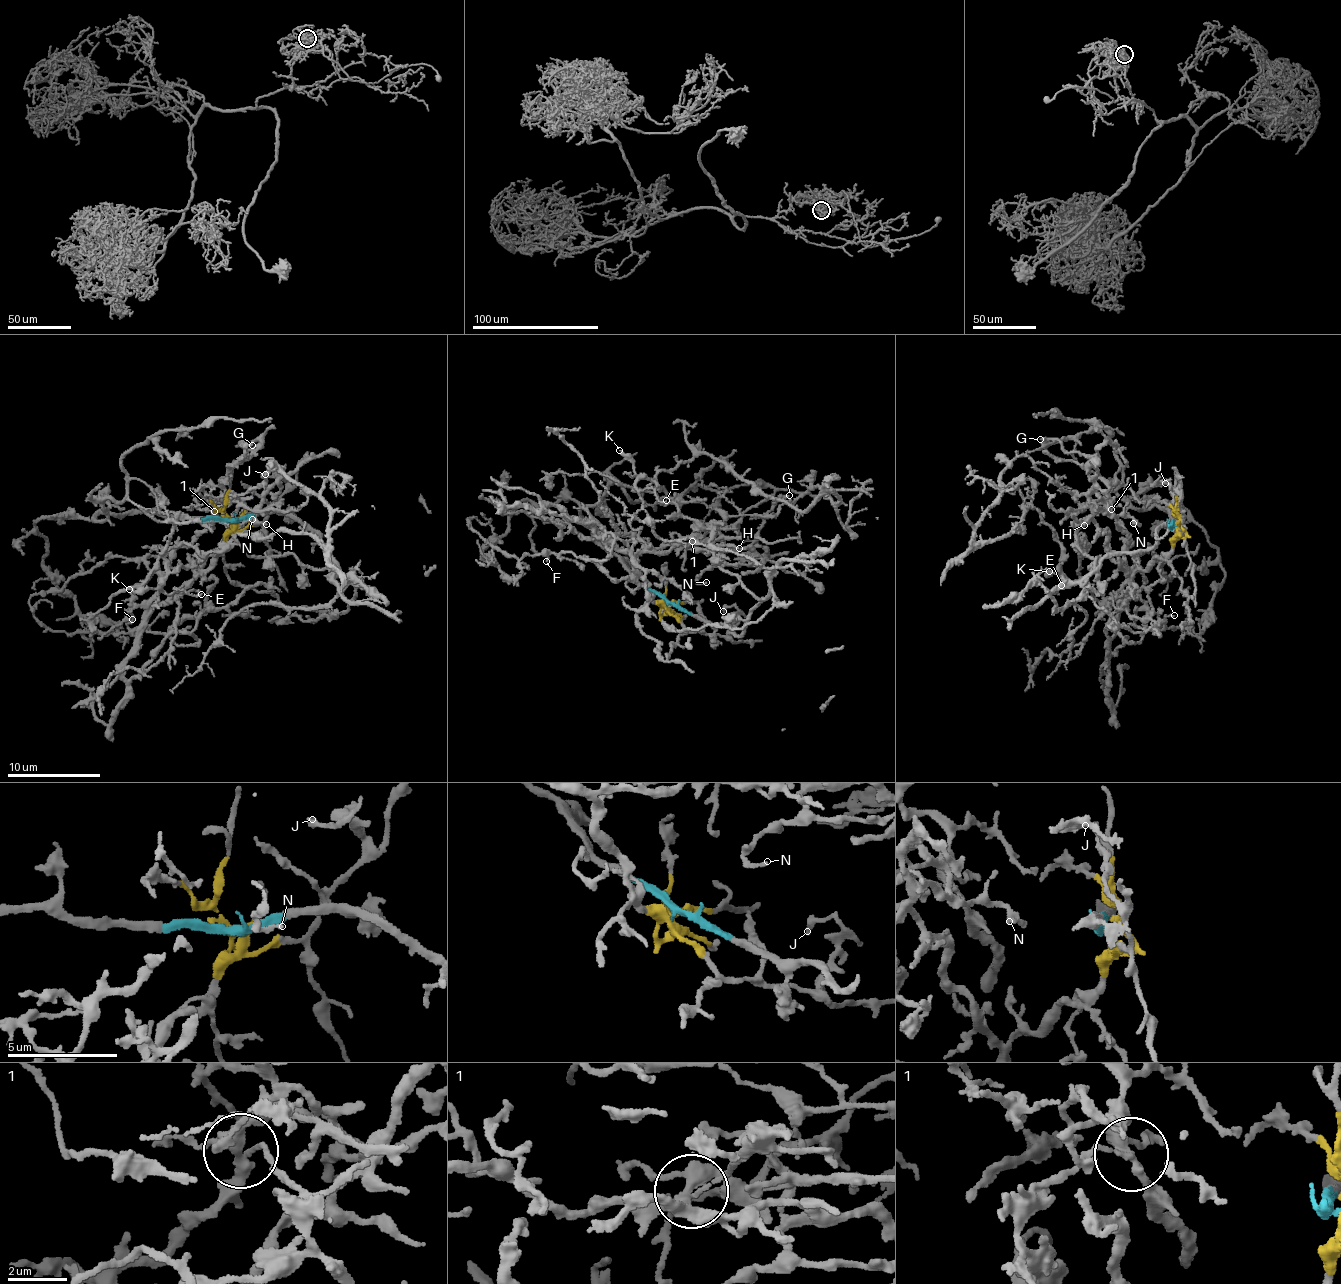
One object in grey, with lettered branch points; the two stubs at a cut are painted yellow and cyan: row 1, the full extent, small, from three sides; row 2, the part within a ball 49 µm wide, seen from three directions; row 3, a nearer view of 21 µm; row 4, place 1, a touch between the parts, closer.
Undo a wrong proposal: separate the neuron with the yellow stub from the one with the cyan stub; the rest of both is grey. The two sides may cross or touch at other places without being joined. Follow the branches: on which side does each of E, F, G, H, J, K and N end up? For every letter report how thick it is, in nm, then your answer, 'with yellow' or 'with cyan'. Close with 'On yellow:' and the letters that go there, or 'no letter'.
E: 140 nm thick; with cyan
F: 140 nm thick; with yellow
G: 240 nm thick; with yellow
H: 160 nm thick; with yellow
J: 280 nm thick; with yellow
K: 190 nm thick; with cyan
N: 160 nm thick; with yellow
On yellow: F, G, H, J, N

